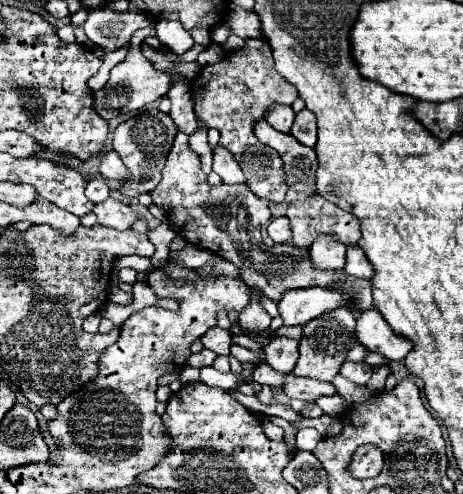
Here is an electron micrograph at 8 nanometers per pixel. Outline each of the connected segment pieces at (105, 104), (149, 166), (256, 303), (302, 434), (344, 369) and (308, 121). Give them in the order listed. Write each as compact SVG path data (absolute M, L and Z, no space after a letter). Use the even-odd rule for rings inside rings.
M155 25L140 29L133 34L125 61L121 61L119 65L115 65L111 69L111 79L105 85L105 89L101 89L101 91L97 91L93 95L95 97L93 107L103 119L111 119L111 117L115 117L119 113L129 113L129 111L141 109L141 107L151 105L151 103L155 103L157 99L161 99L161 97L165 97L169 93L171 77L167 73L163 73L163 71L155 71L153 65L141 53L141 44L148 36L156 36Z
M147 109L137 113L135 117L123 121L115 131L113 131L113 149L121 155L127 171L129 171L129 179L125 179L119 187L119 191L129 197L135 199L143 193L151 193L159 181L161 181L161 169L165 165L165 159L169 155L169 149L173 145L173 139L177 135L177 127L171 121L169 115L163 115L157 109Z
M251 289L251 291L249 291L249 305L239 313L239 321L237 321L237 325L239 325L243 331L259 333L259 331L269 329L271 317L269 317L269 313L261 307L261 297L263 297L261 291L257 291L257 289Z
M301 429L297 433L297 449L305 449L305 451L313 451L315 445L321 441L321 435L317 429Z
M347 361L347 363L341 365L341 375L345 379L357 383L357 385L365 385L369 381L371 373L373 373L373 369L367 363L351 363L351 361Z
M303 109L295 115L293 127L291 127L291 135L307 145L307 147L315 147L317 143L317 127L315 127L315 115L309 109Z

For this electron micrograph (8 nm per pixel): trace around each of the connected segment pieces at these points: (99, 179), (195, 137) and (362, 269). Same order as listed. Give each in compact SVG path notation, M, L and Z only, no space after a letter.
M89 173L87 175L87 185L85 185L85 195L93 203L101 203L109 197L109 187L107 179L101 173Z
M197 119L197 123L199 123L199 131L189 137L189 147L199 155L199 159L201 159L201 169L209 175L209 173L211 173L211 153L213 153L213 151L211 151L209 141L207 141L207 127L205 127L199 119Z
M361 247L357 249L347 249L347 265L345 265L345 273L351 277L359 277L359 279L371 279L373 273L373 265L367 261L365 253L361 251Z

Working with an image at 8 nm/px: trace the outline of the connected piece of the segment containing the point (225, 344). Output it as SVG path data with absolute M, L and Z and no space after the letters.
M213 327L211 331L207 331L201 337L201 343L205 349L211 349L211 351L229 351L231 349L231 333L221 327Z

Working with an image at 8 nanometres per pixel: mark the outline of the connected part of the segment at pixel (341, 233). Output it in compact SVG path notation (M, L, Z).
M311 193L309 197L305 197L303 201L293 201L287 209L287 217L291 221L291 231L293 231L293 239L291 243L299 249L309 249L311 243L319 237L319 235L331 235L333 239L337 239L343 245L357 245L357 241L361 239L361 231L359 231L359 221L357 217L353 217L351 213L339 209L335 203L327 201L325 197L321 197L319 193Z

